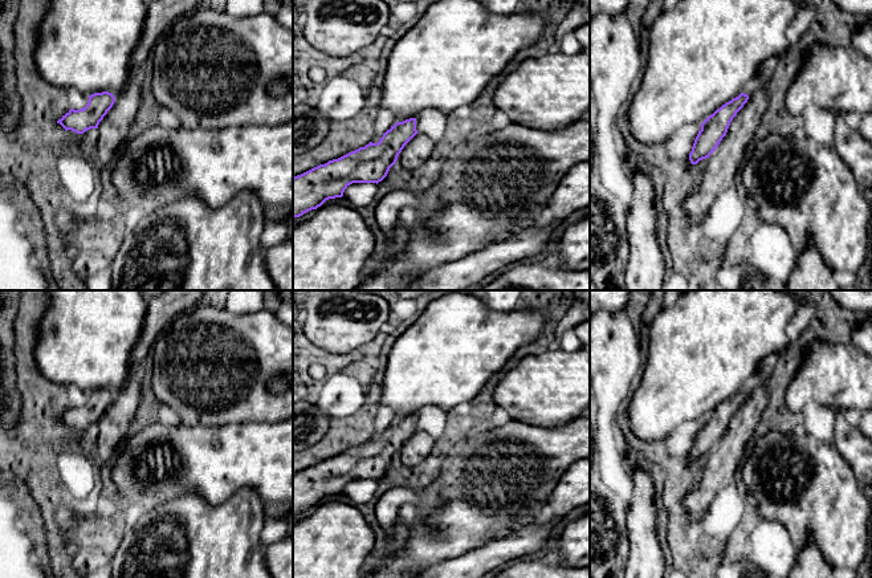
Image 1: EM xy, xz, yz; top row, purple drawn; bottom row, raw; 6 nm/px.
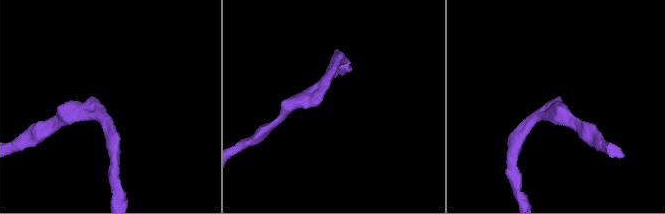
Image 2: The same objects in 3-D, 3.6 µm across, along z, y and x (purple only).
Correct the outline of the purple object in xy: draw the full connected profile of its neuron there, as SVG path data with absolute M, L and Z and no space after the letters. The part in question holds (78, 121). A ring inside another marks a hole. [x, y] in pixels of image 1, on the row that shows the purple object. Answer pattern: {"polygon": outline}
{"polygon": "M151 0L142 38L131 54L129 82L126 89L114 97L109 91L89 95L83 109L70 109L57 121L65 131L83 134L90 129L98 130L98 156L101 167L110 167L118 150L129 139L139 109L138 66L147 60L164 30L180 16L199 8L201 0Z"}

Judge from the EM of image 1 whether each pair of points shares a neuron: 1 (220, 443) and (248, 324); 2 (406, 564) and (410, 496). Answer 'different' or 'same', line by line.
1: different
2: same

